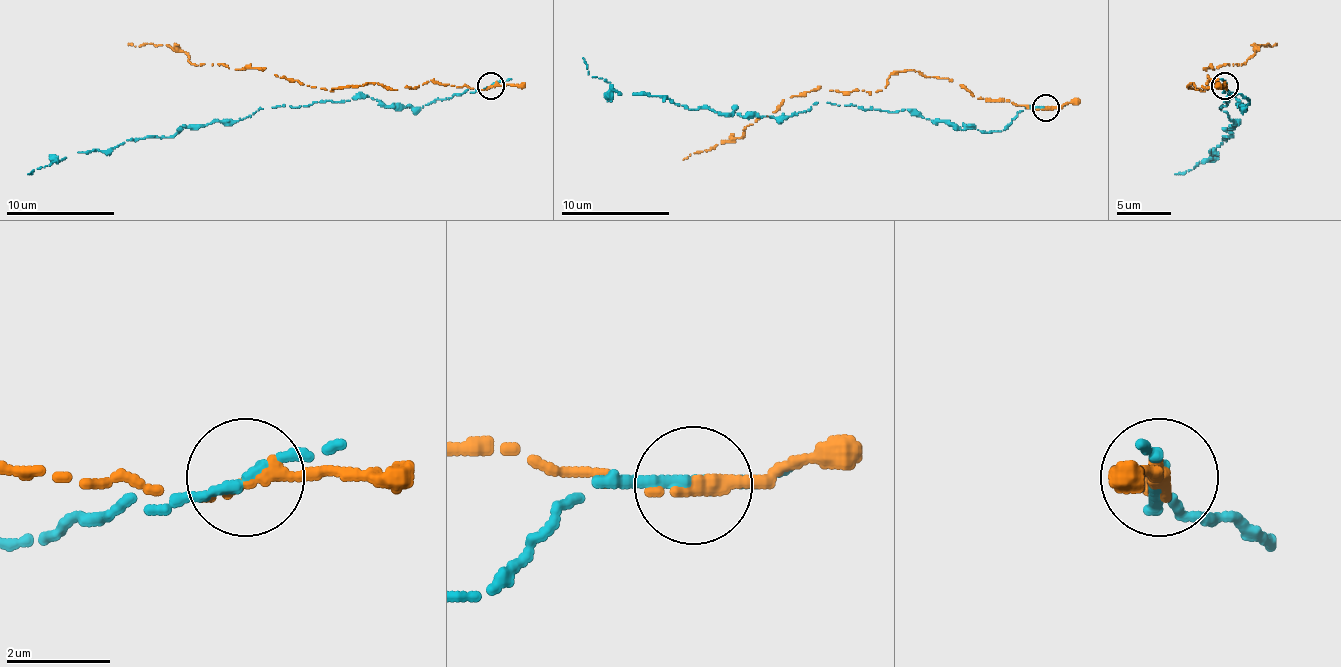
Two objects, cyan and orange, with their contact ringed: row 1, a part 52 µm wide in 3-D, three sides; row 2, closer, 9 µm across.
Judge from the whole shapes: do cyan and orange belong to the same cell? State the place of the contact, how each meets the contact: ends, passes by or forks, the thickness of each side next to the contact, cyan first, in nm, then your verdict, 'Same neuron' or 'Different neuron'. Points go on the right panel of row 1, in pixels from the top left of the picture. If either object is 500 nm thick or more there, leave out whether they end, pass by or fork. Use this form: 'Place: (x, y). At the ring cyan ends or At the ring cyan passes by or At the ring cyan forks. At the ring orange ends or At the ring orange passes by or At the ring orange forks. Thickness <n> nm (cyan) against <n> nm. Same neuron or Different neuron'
Place: (1225, 85). At the ring cyan passes by. At the ring orange ends. Thickness 200 nm (cyan) against 360 nm. Different neuron

